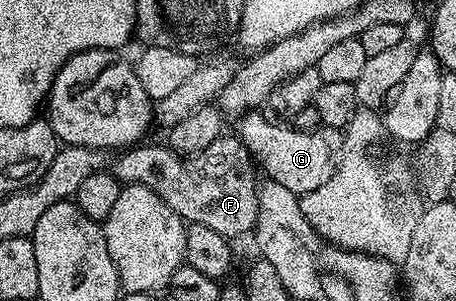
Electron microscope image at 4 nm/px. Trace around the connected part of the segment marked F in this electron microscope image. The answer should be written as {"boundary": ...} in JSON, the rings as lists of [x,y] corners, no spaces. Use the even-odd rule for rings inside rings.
{"boundary":[[[238,137],[217,139],[204,149],[204,153],[185,157],[166,145],[144,146],[129,146],[112,163],[114,176],[123,185],[135,183],[152,189],[187,224],[208,225],[225,239],[234,241],[237,235],[249,236],[254,231],[258,216],[259,172],[255,159]]]}

